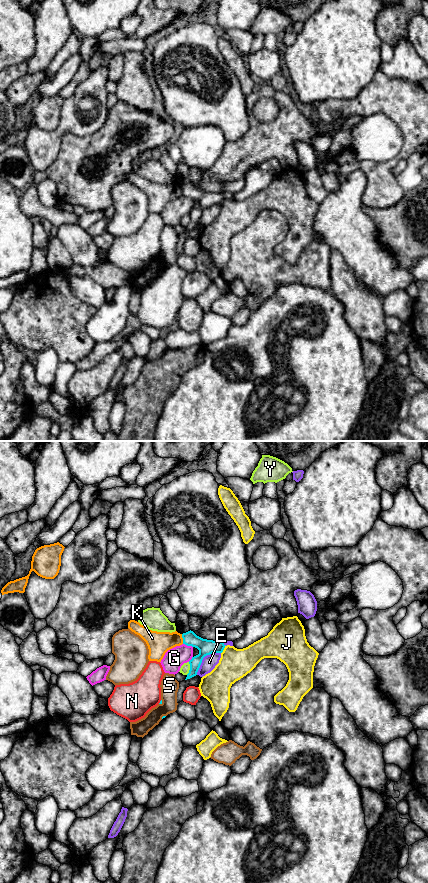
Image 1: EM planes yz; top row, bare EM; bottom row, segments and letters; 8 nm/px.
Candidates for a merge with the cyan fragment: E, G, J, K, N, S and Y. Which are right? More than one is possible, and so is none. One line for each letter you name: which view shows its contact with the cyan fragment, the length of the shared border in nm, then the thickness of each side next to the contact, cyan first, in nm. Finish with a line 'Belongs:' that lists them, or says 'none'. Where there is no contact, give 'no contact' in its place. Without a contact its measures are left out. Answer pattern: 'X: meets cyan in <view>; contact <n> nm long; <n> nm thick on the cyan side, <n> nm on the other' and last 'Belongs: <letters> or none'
Belongs: none

